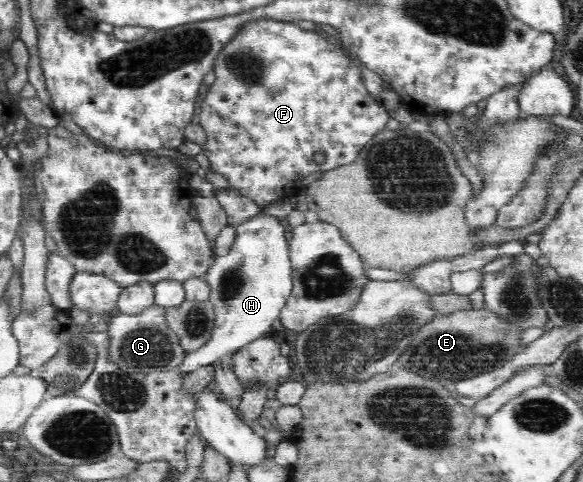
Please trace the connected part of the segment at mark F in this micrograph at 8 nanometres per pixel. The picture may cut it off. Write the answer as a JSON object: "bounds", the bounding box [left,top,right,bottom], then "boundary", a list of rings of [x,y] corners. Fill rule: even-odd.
{"bounds":[199,18,392,208],"boundary":[[[264,18],[246,23],[240,29],[240,33],[234,35],[232,40],[226,43],[226,46],[218,54],[214,62],[213,70],[215,80],[209,86],[208,93],[206,93],[206,97],[204,97],[204,101],[199,108],[199,124],[203,127],[207,135],[206,143],[202,146],[202,152],[208,157],[211,169],[226,177],[233,190],[245,195],[262,208],[270,205],[270,203],[274,203],[277,199],[284,199],[284,195],[288,195],[288,187],[292,187],[293,184],[297,185],[298,181],[303,179],[308,180],[318,173],[330,171],[332,168],[352,163],[358,157],[360,151],[364,149],[364,145],[376,134],[385,129],[389,117],[392,116],[380,103],[377,95],[370,91],[369,86],[364,84],[362,70],[354,64],[352,58],[347,56],[347,52],[343,48],[323,39],[320,34],[301,29],[294,22],[282,22]],[[316,153],[322,153],[324,155],[325,161],[323,164],[315,163],[312,160],[312,157]]]}

